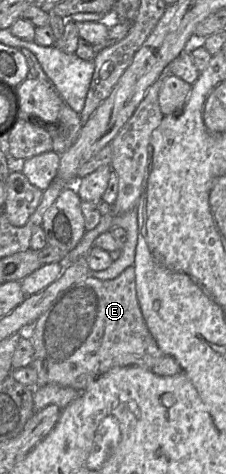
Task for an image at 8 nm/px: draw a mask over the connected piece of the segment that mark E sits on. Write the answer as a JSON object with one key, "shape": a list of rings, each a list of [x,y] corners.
{"shape":[[[133,265],[111,280],[103,281],[89,276],[74,283],[59,293],[48,309],[26,332],[34,348],[34,357],[30,366],[37,372],[37,387],[57,384],[83,391],[98,377],[117,367],[138,366],[164,377],[182,372],[178,362],[161,351],[145,323],[137,298]]]}

